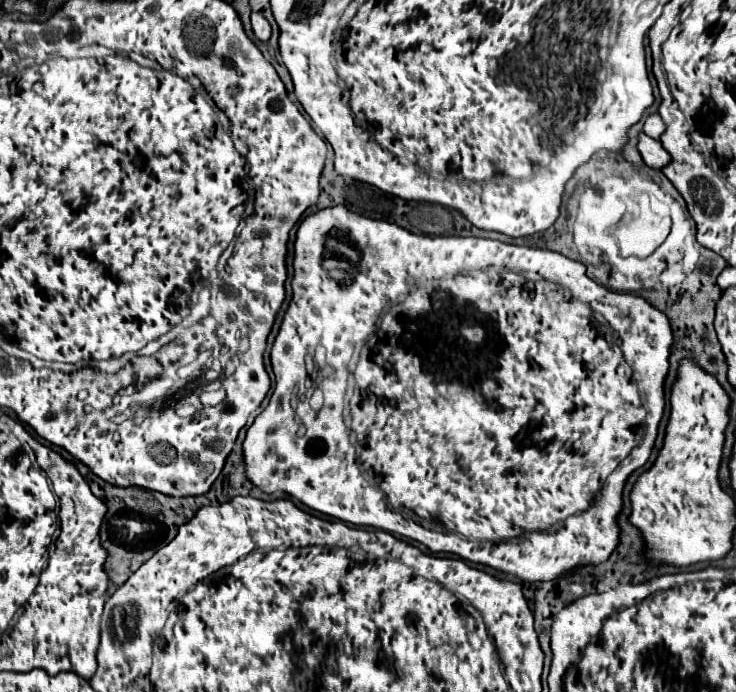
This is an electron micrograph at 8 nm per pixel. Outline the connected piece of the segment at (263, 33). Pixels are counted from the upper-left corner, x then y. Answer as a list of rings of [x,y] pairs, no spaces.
[[[252,14],[252,30],[254,30],[254,34],[256,34],[256,38],[260,42],[268,42],[270,40],[272,28],[270,28],[268,20],[262,14]]]

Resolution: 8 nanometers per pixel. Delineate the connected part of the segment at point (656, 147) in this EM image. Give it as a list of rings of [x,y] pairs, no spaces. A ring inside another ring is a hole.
[[[644,132],[638,134],[638,144],[636,144],[636,148],[638,148],[642,160],[644,160],[650,168],[662,168],[662,166],[666,166],[666,164],[670,162],[670,160],[668,160],[670,156],[668,156],[668,152],[662,148],[662,144],[660,144],[658,140],[654,140],[654,138],[648,138]]]

